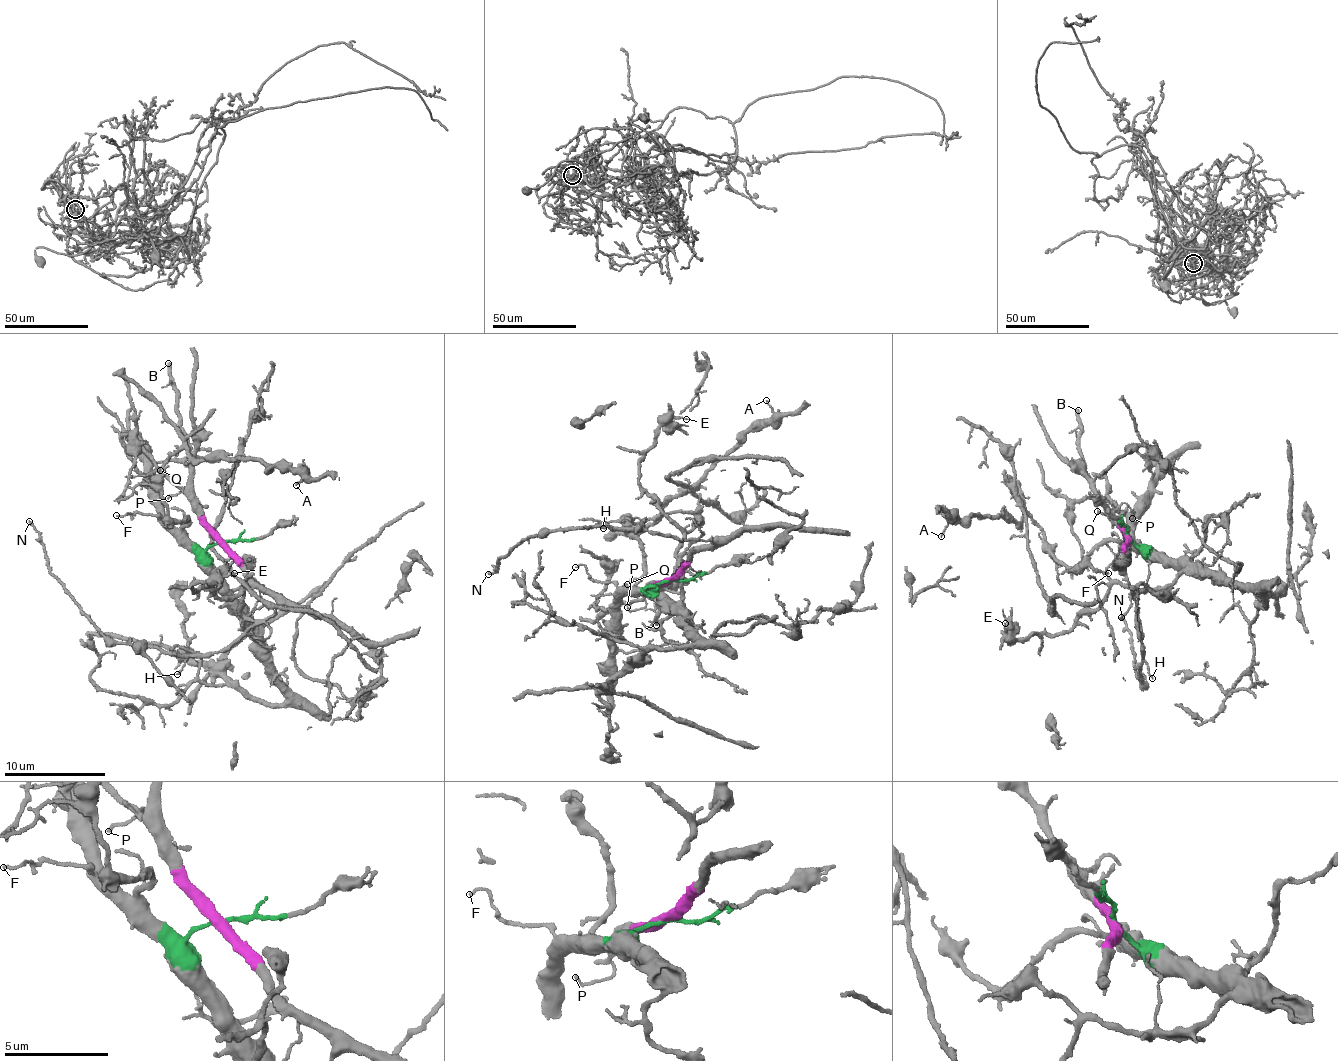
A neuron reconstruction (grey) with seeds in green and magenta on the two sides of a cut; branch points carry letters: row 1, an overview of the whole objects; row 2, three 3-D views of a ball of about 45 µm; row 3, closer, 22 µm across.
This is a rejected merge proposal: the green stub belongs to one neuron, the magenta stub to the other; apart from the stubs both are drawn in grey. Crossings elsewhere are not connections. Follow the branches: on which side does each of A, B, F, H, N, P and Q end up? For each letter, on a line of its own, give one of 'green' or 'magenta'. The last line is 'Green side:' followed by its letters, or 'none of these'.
A: green
B: magenta
F: green
H: magenta
N: magenta
P: magenta
Q: green
Green side: A, F, Q

